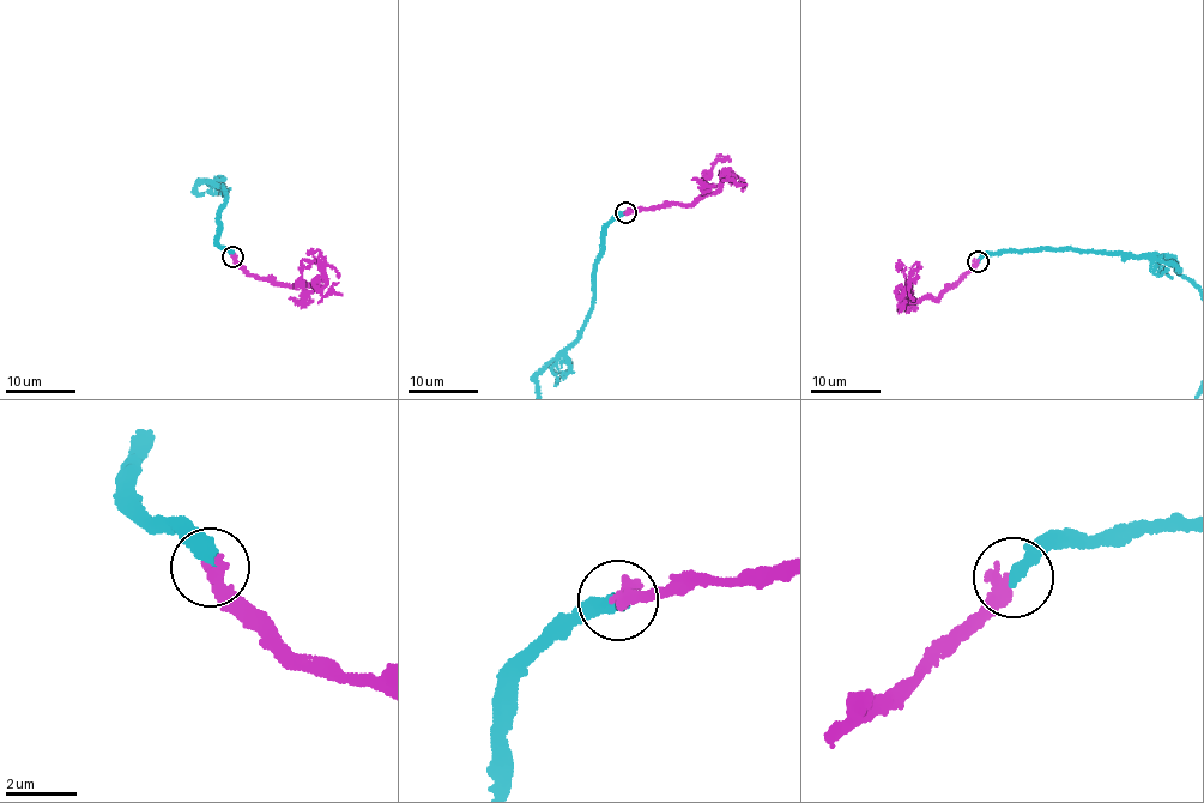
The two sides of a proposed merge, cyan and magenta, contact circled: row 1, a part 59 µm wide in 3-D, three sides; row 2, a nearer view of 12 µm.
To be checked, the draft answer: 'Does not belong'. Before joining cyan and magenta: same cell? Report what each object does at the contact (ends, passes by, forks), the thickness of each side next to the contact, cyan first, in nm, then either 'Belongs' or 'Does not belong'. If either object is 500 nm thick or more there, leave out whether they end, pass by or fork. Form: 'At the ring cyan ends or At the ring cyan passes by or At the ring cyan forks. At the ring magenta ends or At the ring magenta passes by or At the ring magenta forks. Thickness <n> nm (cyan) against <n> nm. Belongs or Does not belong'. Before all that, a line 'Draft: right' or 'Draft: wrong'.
Draft: right
At the ring cyan ends. At the ring magenta ends. Thickness 360 nm (cyan) against 400 nm. Does not belong

